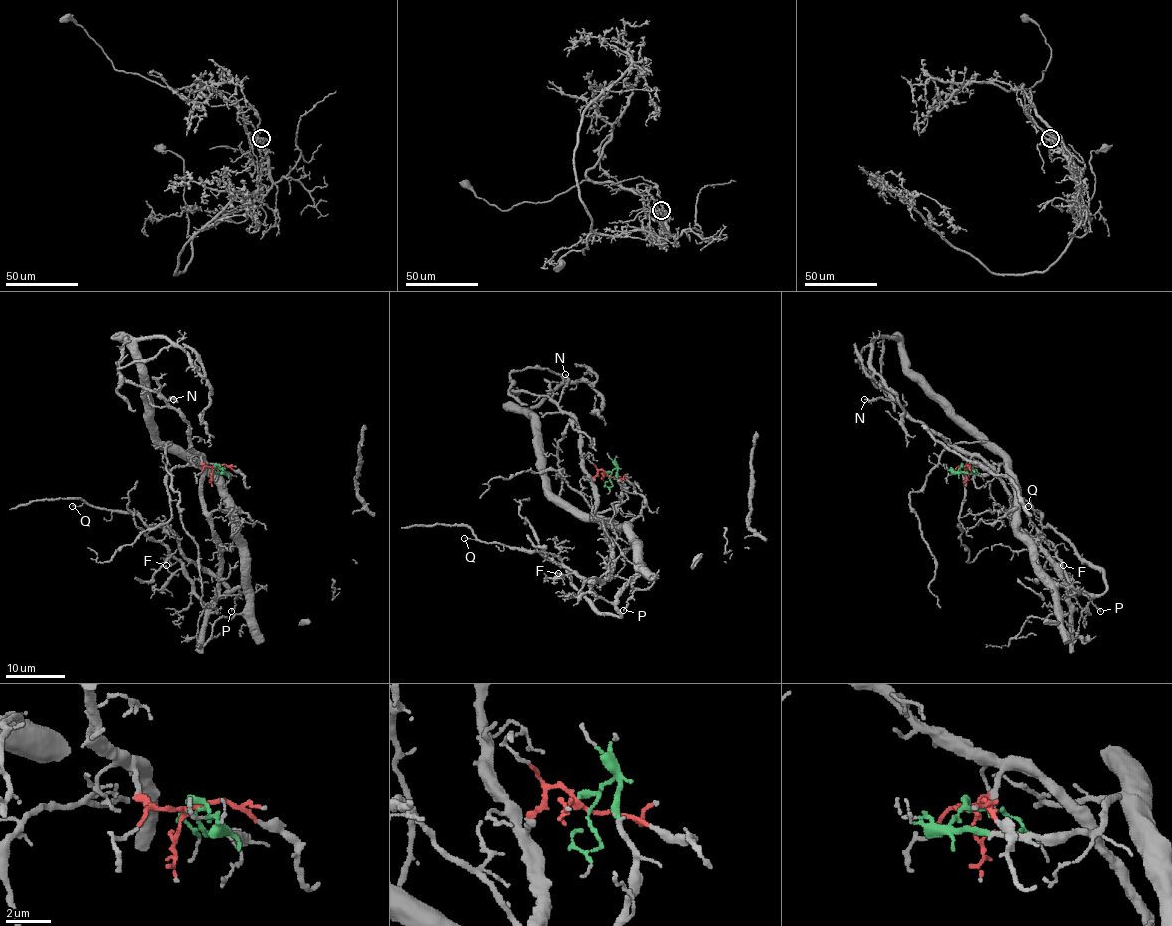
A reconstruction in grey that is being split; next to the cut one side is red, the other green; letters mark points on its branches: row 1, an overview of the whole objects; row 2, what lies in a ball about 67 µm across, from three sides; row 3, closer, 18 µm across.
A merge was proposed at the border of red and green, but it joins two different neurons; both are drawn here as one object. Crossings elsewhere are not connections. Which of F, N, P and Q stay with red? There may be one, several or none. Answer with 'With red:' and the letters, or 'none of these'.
With red: F, N, P

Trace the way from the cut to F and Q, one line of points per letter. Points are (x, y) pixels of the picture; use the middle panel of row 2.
F: (608, 475), (598, 472), (593, 492), (595, 518), (611, 548), (611, 571), (587, 580), (557, 573)
Q: (609, 475), (621, 498), (599, 515), (632, 536), (636, 561), (620, 616), (602, 615), (562, 565), (465, 537)

